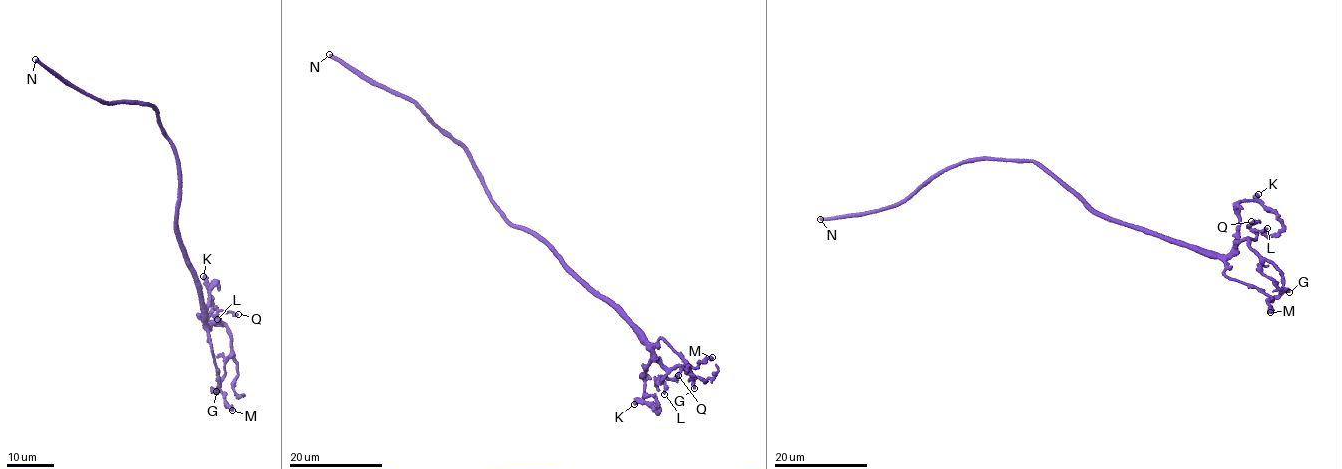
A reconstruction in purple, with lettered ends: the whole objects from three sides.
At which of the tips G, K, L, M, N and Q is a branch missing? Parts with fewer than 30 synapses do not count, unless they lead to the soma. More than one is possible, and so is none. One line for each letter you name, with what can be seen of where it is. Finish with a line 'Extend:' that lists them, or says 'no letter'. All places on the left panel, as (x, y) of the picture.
Extend: no letter

